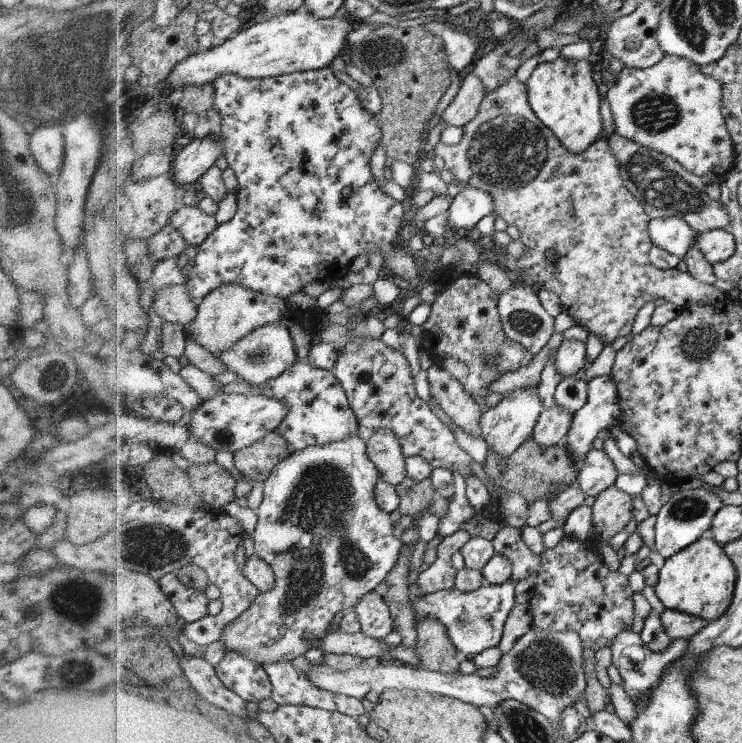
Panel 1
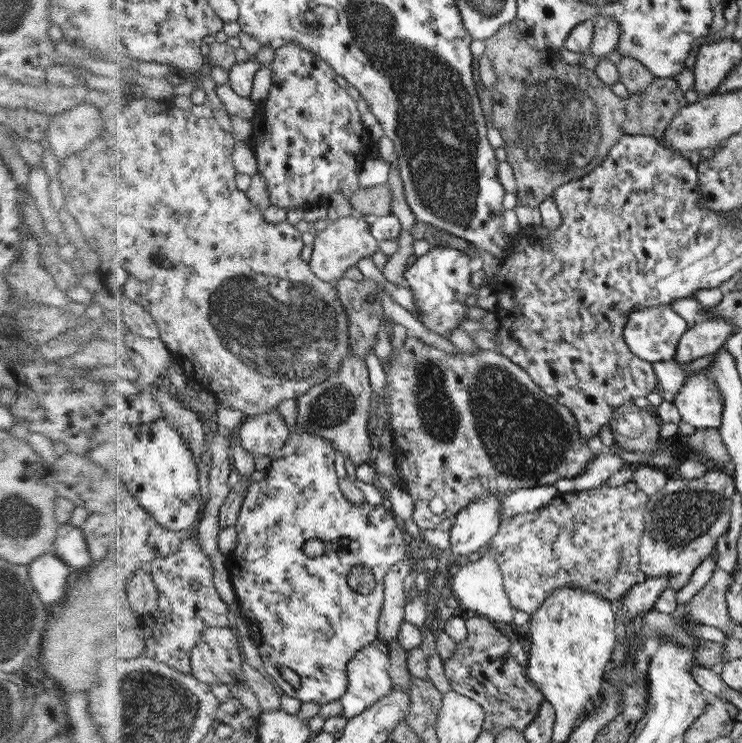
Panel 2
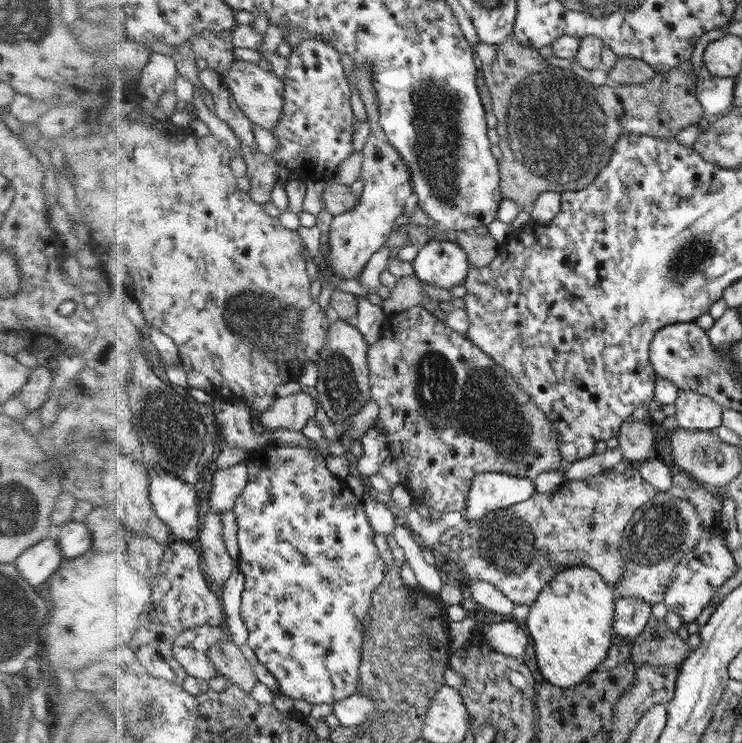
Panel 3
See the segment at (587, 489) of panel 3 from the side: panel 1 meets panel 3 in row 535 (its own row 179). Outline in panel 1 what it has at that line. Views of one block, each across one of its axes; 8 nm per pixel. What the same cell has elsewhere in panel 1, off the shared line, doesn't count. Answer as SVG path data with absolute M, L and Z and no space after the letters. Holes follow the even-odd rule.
M513 75L504 85L486 93L479 107L478 115L463 127L463 138L458 145L451 146L443 144L441 141L436 144L432 150L426 150L430 155L442 158L444 168L454 175L454 178L462 185L469 185L477 190L487 191L495 202L495 216L500 216L510 226L514 226L521 231L520 240L526 247L526 255L517 260L518 267L523 271L522 276L528 278L532 284L543 287L545 290L551 291L558 296L561 306L569 316L572 316L579 326L582 326L588 333L597 335L602 343L612 345L619 337L626 337L632 330L634 318L638 314L638 310L650 302L663 298L667 303L674 304L678 310L682 310L695 305L715 303L724 301L726 294L720 292L716 286L708 285L696 280L688 272L680 272L674 269L666 271L656 270L649 262L649 251L653 245L650 236L651 218L643 207L642 202L636 199L624 183L622 176L622 164L616 159L614 153L611 152L611 146L606 136L600 137L599 140L592 144L584 153L572 153L567 150L559 139L556 138L554 132L549 130L538 118L534 111L531 110L530 102L527 98L527 87L515 75Z

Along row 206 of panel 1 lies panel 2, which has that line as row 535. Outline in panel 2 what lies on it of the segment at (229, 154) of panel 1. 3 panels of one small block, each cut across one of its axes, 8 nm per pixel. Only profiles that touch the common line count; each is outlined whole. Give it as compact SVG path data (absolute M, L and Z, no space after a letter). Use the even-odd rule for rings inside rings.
M302 429L292 431L288 445L273 456L265 479L249 487L237 526L239 542L233 550L231 575L241 602L252 639L258 646L265 670L291 698L327 705L344 698L348 692L348 663L360 648L376 640L376 622L382 610L384 579L388 570L404 558L406 542L396 520L384 505L361 505L350 502L340 486L340 470L336 470L337 448L332 441ZM309 540L331 542L319 557L310 558L304 551ZM356 566L372 570L376 585L371 594L360 594L350 586L350 574ZM291 668L302 677L299 688L282 678L282 670Z

